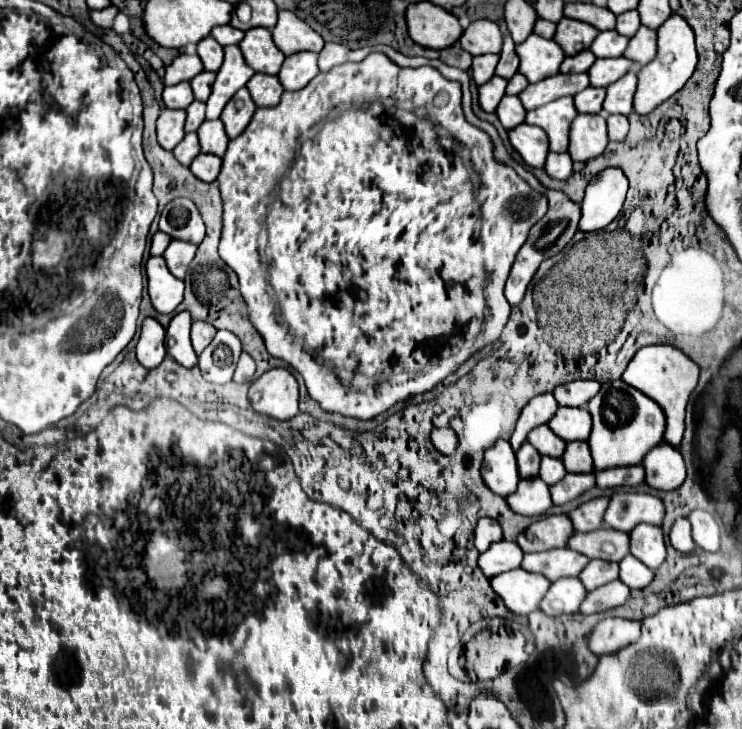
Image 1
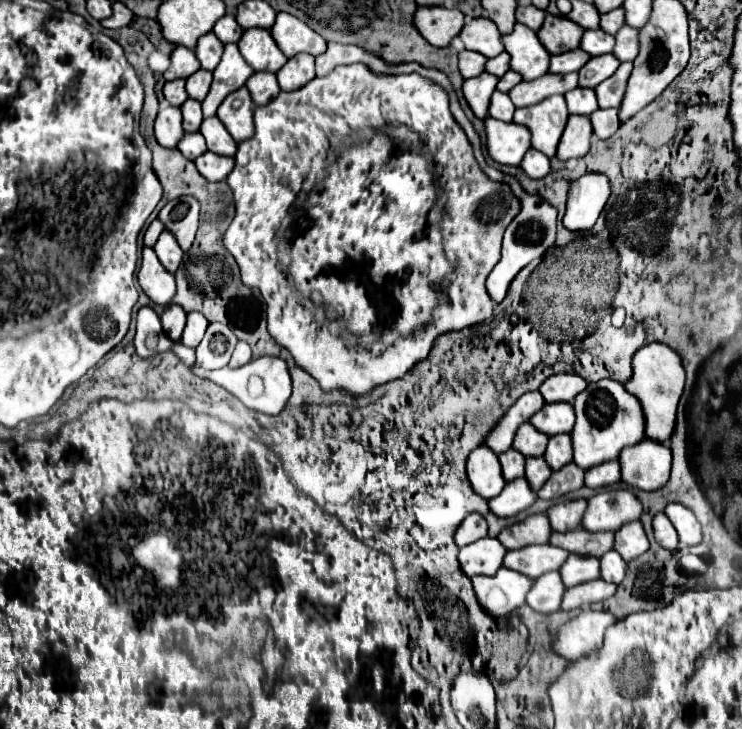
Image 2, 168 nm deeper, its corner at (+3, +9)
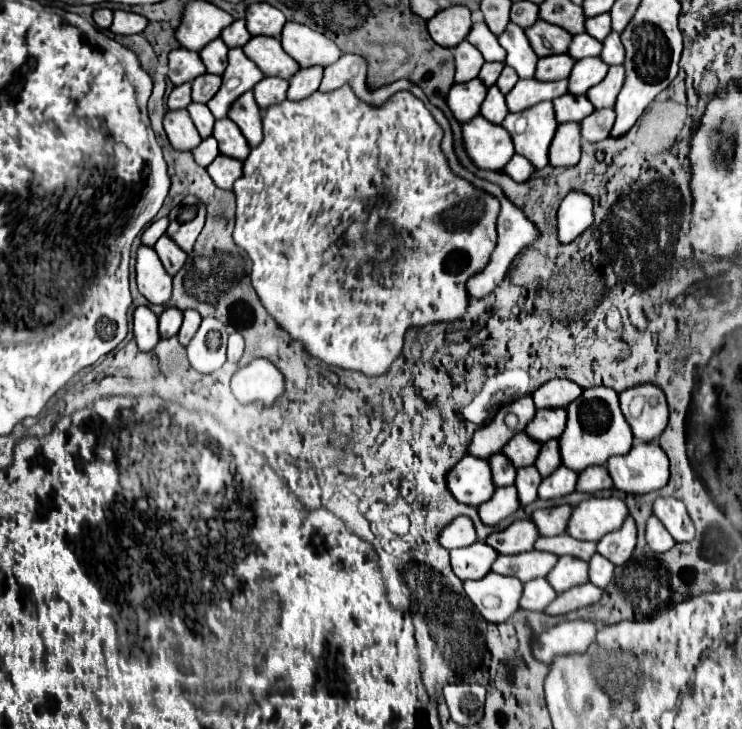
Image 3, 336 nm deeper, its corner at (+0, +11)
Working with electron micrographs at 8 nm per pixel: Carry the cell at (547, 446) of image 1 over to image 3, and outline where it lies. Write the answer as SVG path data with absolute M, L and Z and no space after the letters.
M518 432L502 448L502 452L512 460L512 464L516 468L522 468L522 466L534 464L534 460L538 458L540 448L542 448L542 444L538 444L536 440L530 440L530 436L526 436L526 432Z

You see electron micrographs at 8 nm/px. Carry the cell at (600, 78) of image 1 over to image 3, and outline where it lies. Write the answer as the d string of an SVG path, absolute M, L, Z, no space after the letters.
M588 58L588 60L578 60L572 68L570 82L568 82L568 92L574 96L586 94L592 86L596 86L600 80L606 78L610 66L600 58Z

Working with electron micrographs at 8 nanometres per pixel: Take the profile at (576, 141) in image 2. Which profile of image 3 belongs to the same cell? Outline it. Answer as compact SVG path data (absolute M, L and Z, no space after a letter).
M578 122L560 124L550 146L550 164L552 166L574 166L580 160L582 134Z

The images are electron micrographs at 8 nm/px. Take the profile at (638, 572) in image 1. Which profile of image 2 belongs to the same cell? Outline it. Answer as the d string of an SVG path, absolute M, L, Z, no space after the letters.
M609 550L599 560L601 560L601 580L619 584L625 578L625 562L623 558L619 558L619 554Z

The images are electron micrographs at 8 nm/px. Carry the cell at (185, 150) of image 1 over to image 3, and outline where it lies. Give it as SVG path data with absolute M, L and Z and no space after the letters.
M208 136L208 138L204 138L194 150L192 150L192 154L194 154L194 158L196 158L196 162L200 164L200 166L210 166L212 164L212 160L220 154L218 152L218 144L216 144L216 140L212 138L212 136Z

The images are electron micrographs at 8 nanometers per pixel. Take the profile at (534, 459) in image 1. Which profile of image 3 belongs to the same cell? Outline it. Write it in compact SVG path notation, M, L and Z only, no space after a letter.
M502 452L490 456L490 468L492 468L492 480L496 486L514 484L516 468L514 464L510 464L510 460L506 460L506 456L502 456Z

